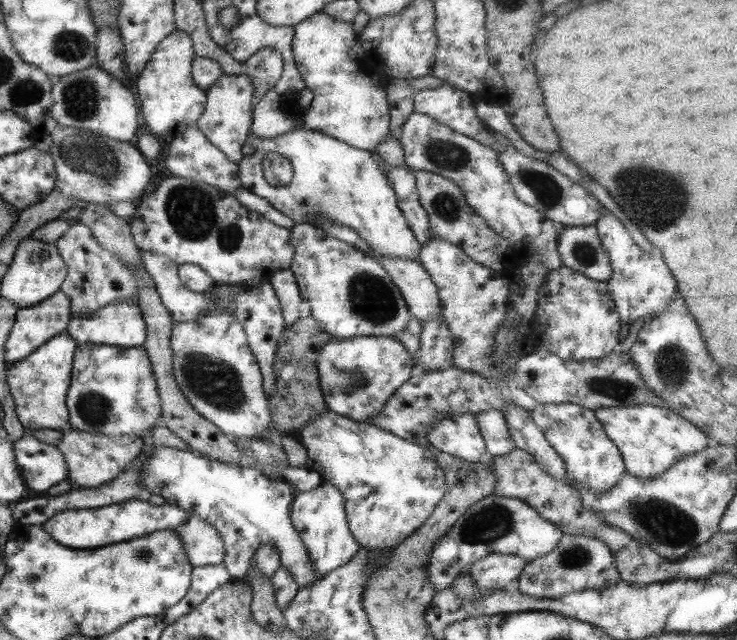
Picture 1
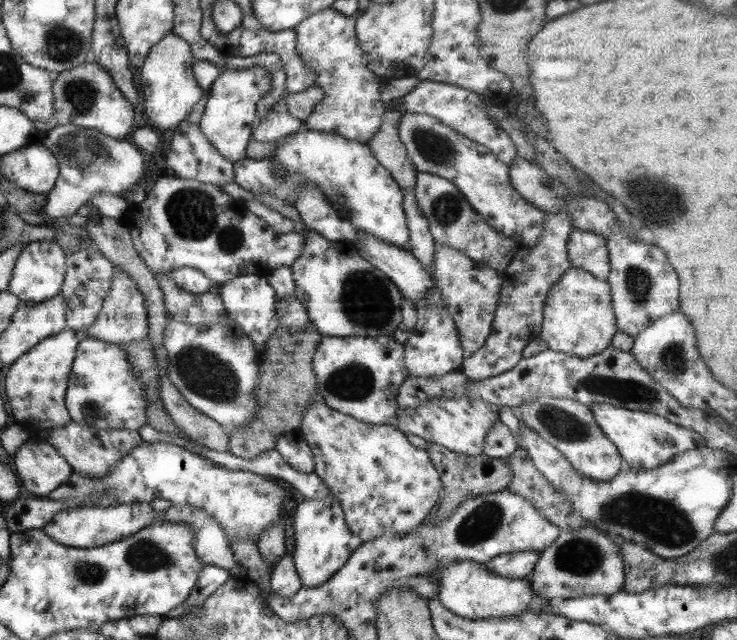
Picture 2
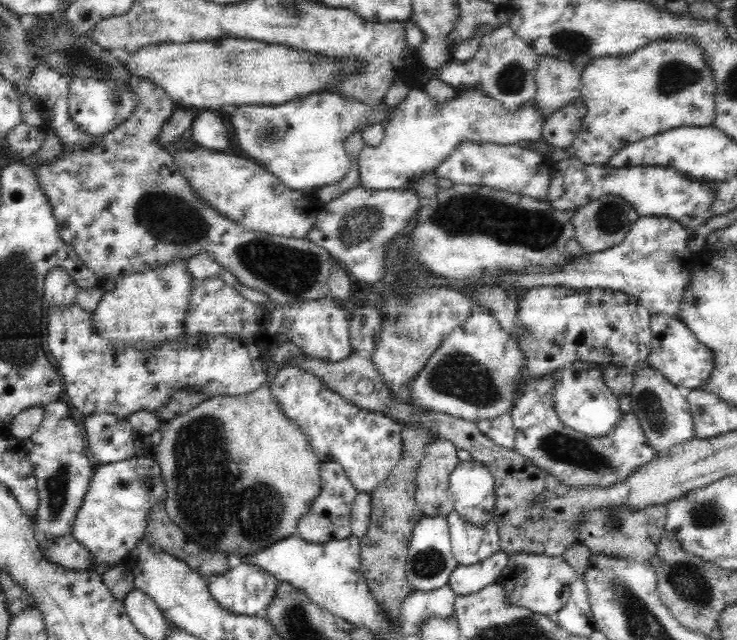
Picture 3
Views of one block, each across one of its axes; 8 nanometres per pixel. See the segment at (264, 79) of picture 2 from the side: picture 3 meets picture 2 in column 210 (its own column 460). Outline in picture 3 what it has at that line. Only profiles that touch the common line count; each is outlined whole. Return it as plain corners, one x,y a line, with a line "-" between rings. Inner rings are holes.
472,86
455,89
455,98
446,103
436,103
422,88
410,89
408,97
392,112
390,120
385,122
386,138
383,142
376,148
365,146
362,150
358,161
361,186
378,190
411,190
421,176
434,172
435,168
458,146
462,144
517,145
521,140
534,144
542,139
541,130
544,122
543,115
539,114
532,101
528,102
520,112
507,114
498,100

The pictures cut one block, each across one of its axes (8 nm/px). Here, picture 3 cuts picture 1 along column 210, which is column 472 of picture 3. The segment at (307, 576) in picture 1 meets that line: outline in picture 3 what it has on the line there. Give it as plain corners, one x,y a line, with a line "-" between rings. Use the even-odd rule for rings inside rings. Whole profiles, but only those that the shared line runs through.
459,461
449,476
449,491
456,513
474,526
493,520
495,482
482,463

